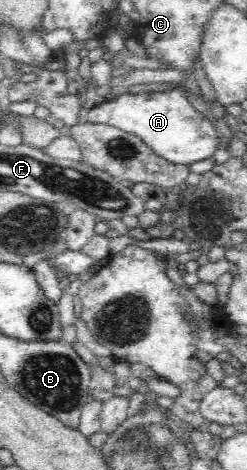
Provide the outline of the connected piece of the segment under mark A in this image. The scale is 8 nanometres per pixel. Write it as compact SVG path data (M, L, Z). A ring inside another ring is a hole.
M181 89L160 92L123 93L115 100L104 100L87 112L89 122L109 124L141 138L155 154L173 164L189 166L218 152L220 137L211 121L199 114Z

